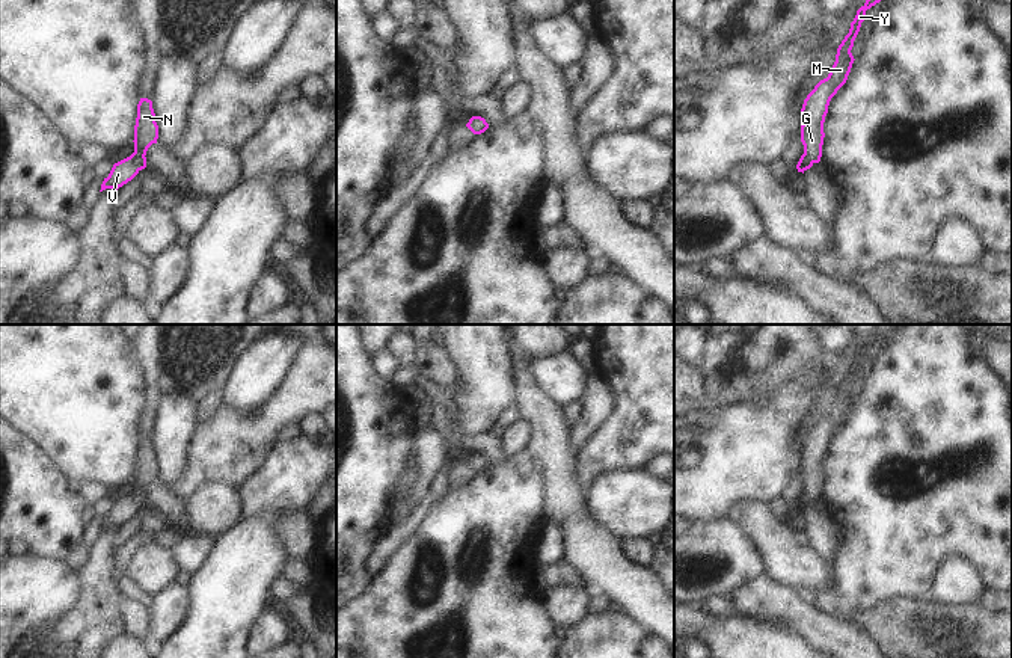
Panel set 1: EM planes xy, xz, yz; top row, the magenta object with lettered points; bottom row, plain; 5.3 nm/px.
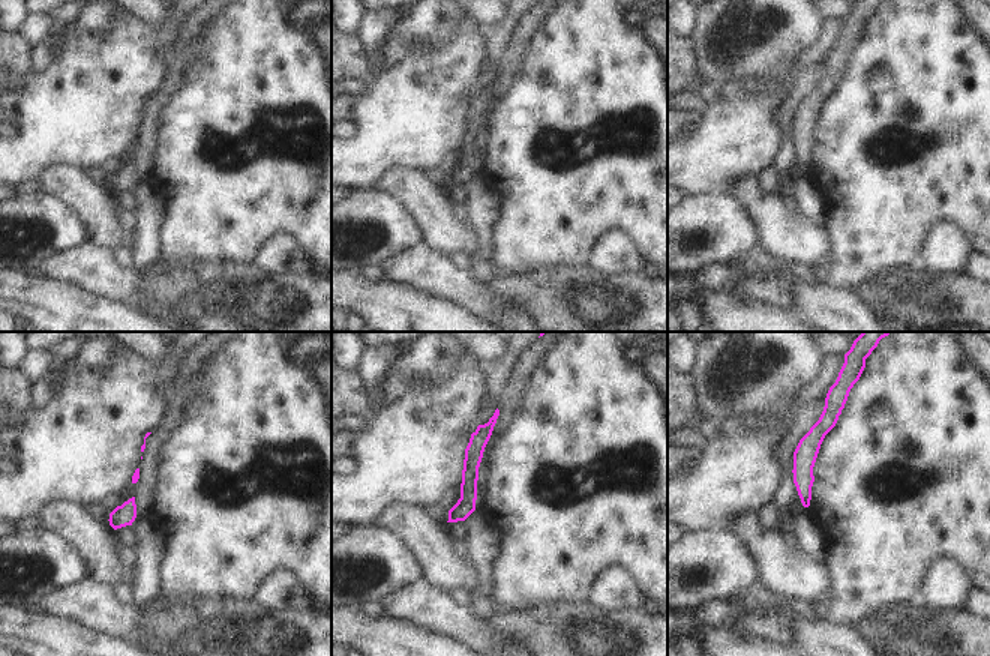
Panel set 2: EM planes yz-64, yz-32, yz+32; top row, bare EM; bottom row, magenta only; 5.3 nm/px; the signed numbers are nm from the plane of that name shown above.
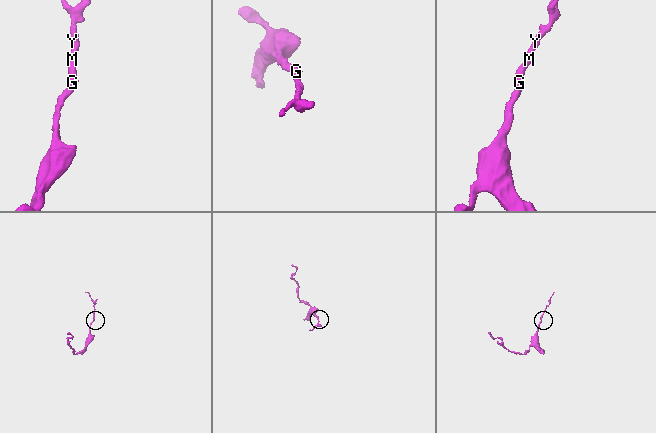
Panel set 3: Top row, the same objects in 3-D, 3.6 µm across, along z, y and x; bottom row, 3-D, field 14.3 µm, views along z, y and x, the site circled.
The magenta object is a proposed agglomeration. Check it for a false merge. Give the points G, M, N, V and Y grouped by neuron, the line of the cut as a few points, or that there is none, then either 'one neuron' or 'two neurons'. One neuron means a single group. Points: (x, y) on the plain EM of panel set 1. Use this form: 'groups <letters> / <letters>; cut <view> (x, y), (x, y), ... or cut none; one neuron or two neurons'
groups G M N V Y; cut none; one neuron

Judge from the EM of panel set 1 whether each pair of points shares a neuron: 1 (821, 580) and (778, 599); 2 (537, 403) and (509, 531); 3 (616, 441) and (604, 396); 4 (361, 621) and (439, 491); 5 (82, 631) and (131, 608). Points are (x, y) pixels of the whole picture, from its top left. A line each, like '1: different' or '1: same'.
1: different
2: different
3: different
4: different
5: different

